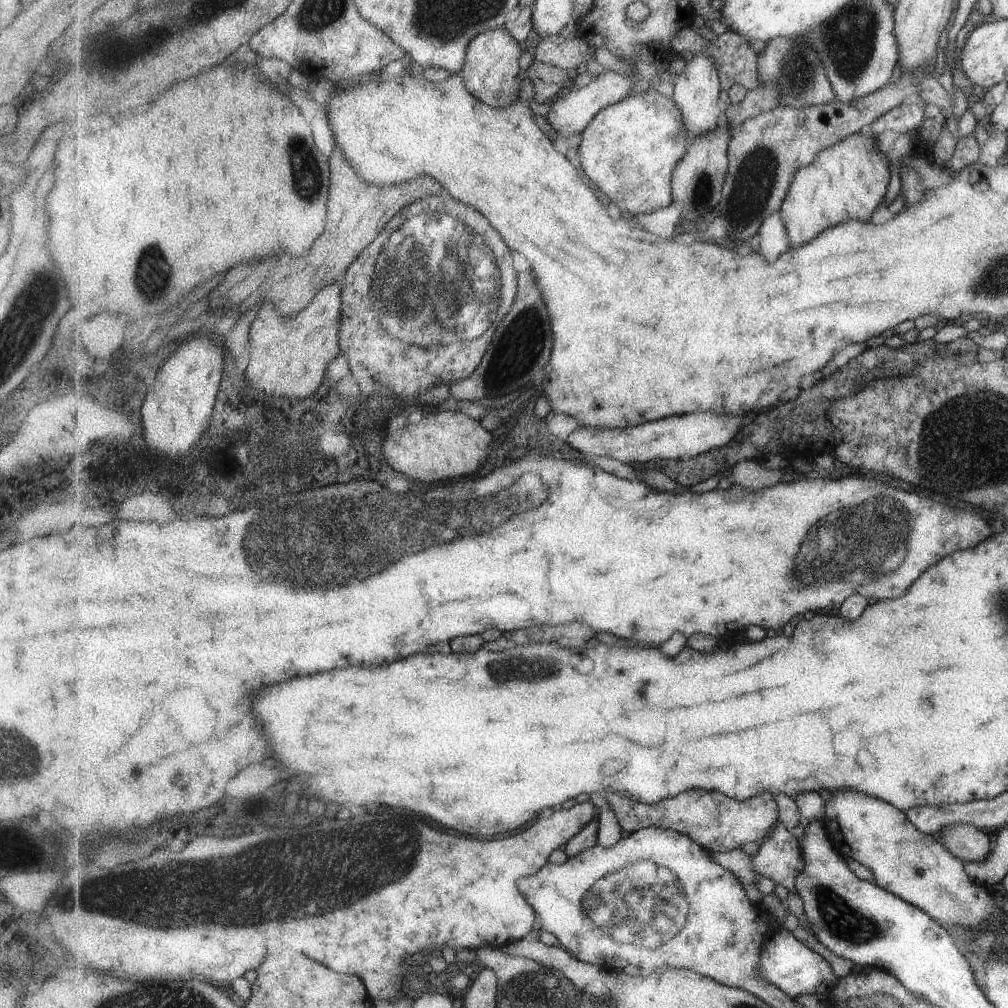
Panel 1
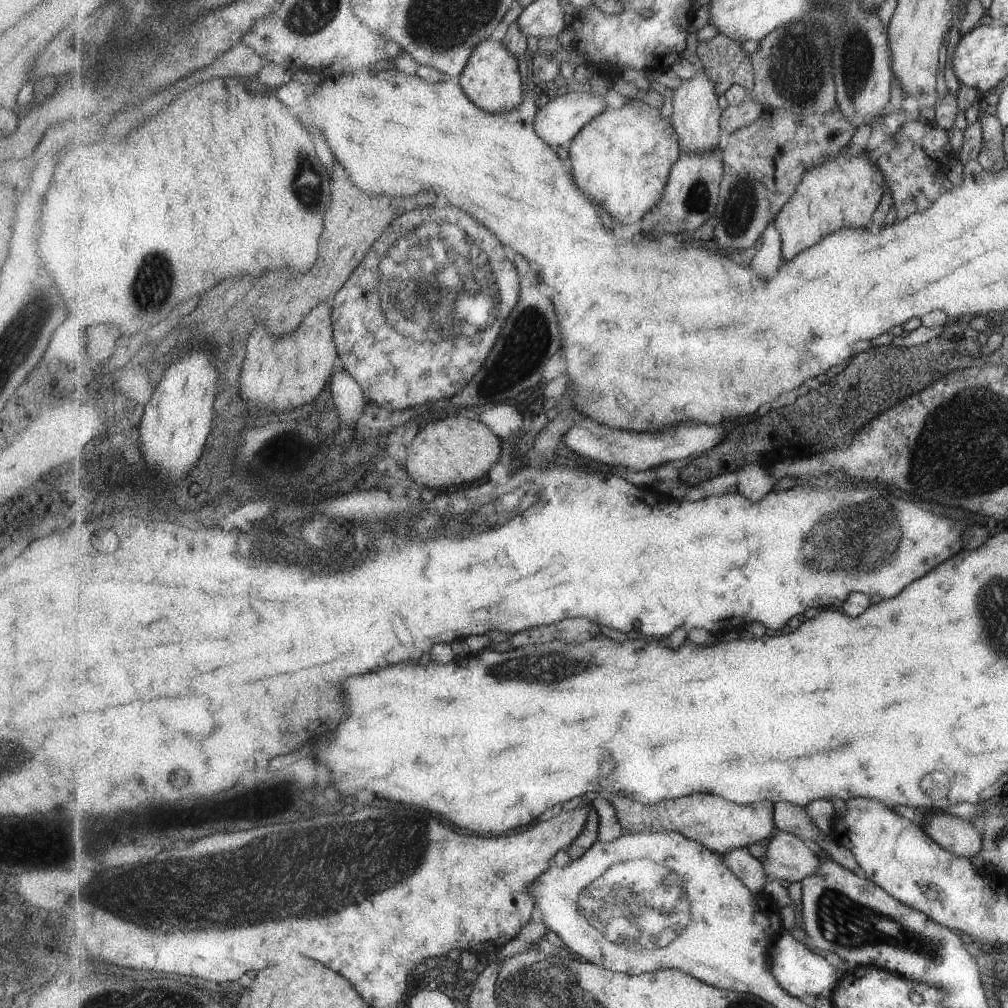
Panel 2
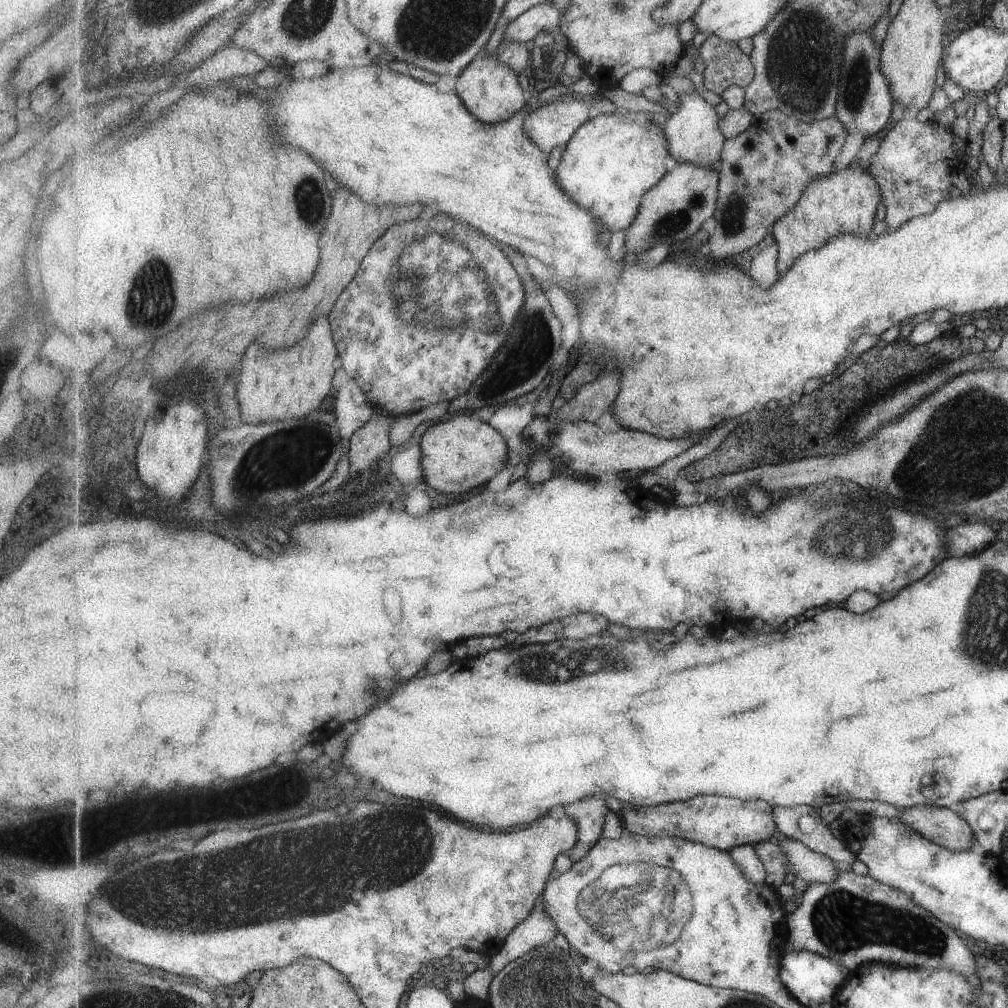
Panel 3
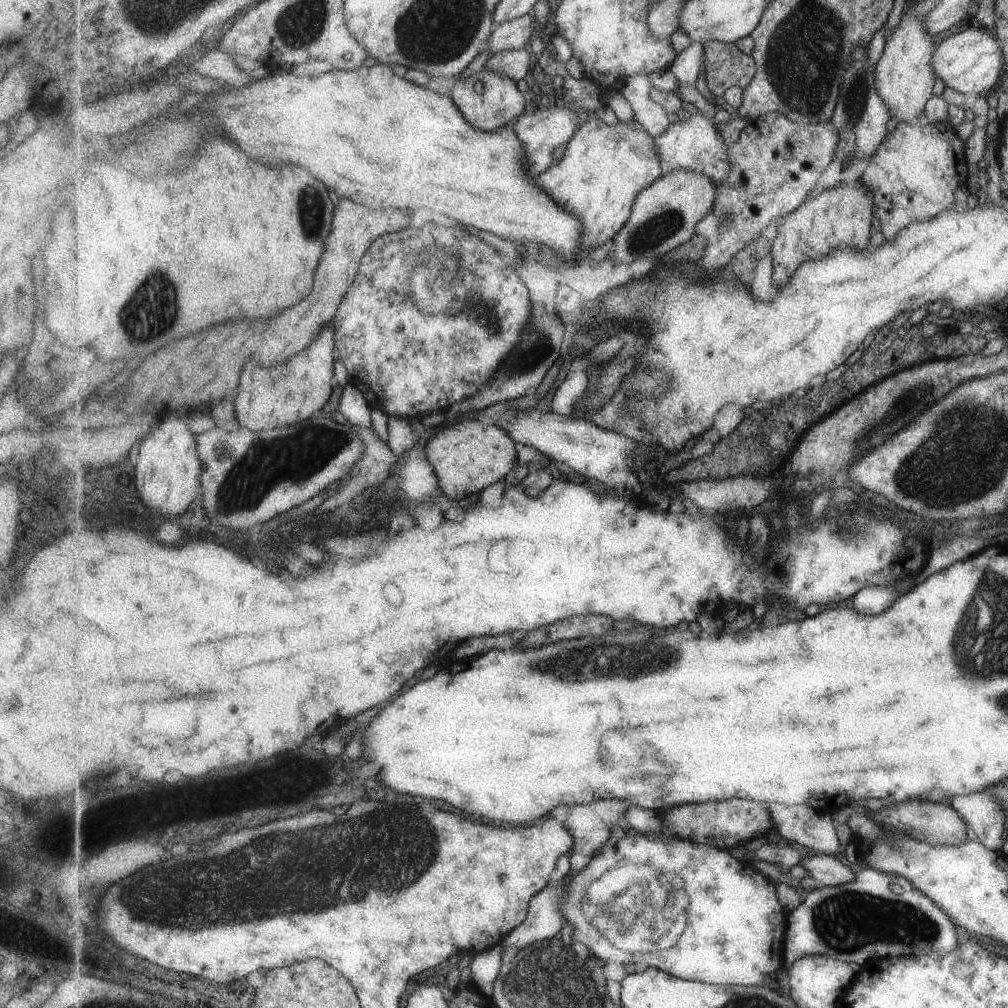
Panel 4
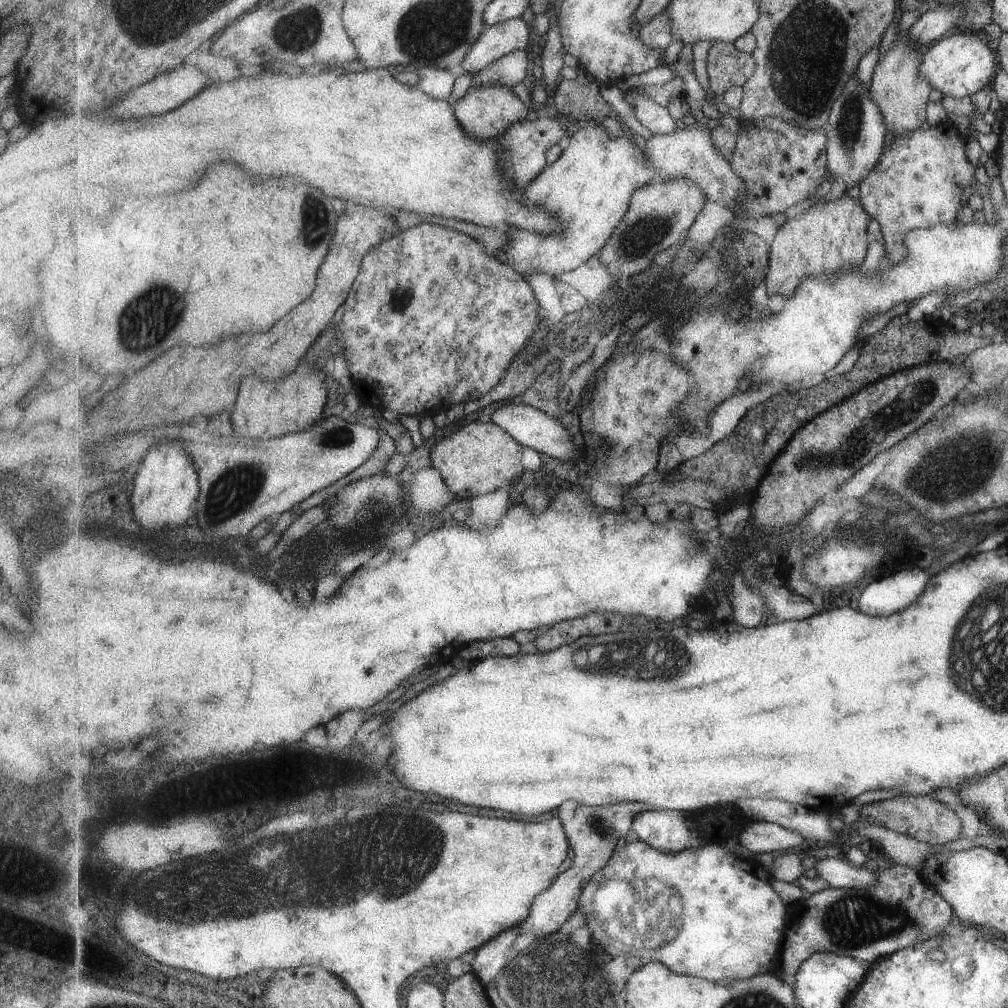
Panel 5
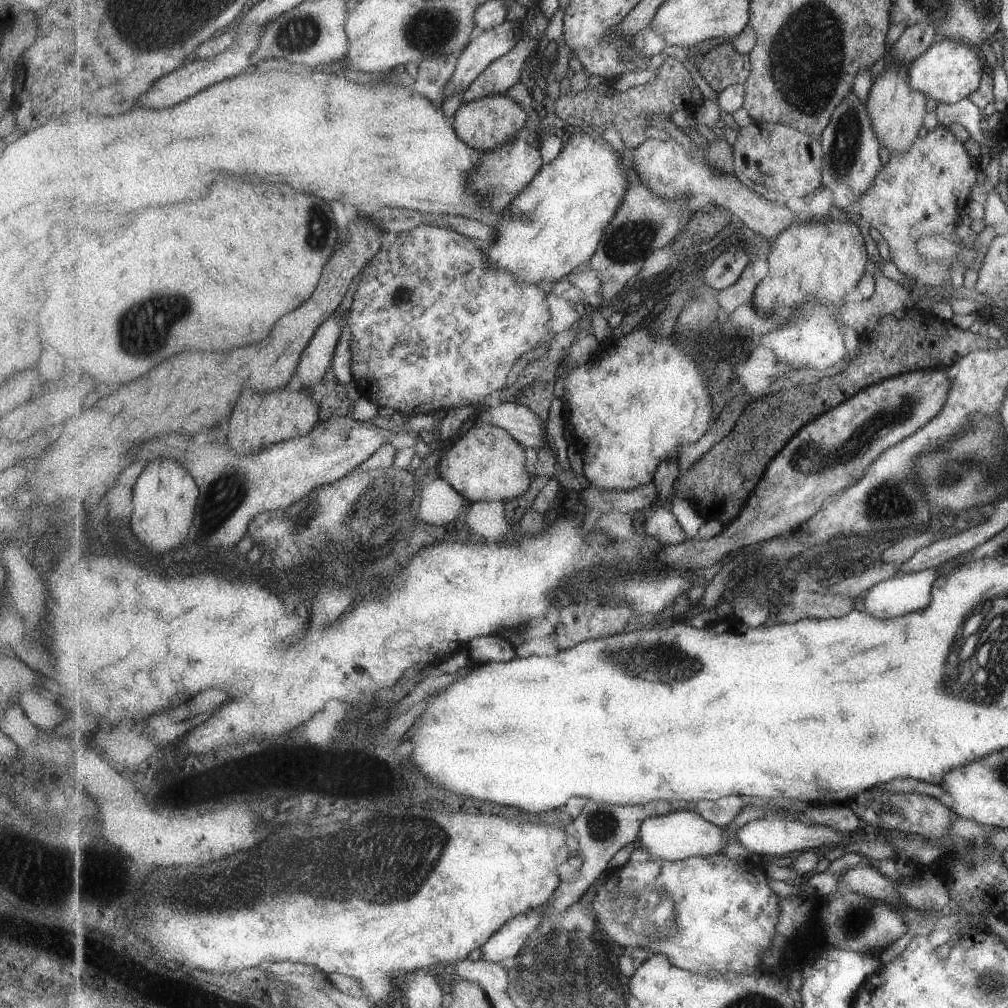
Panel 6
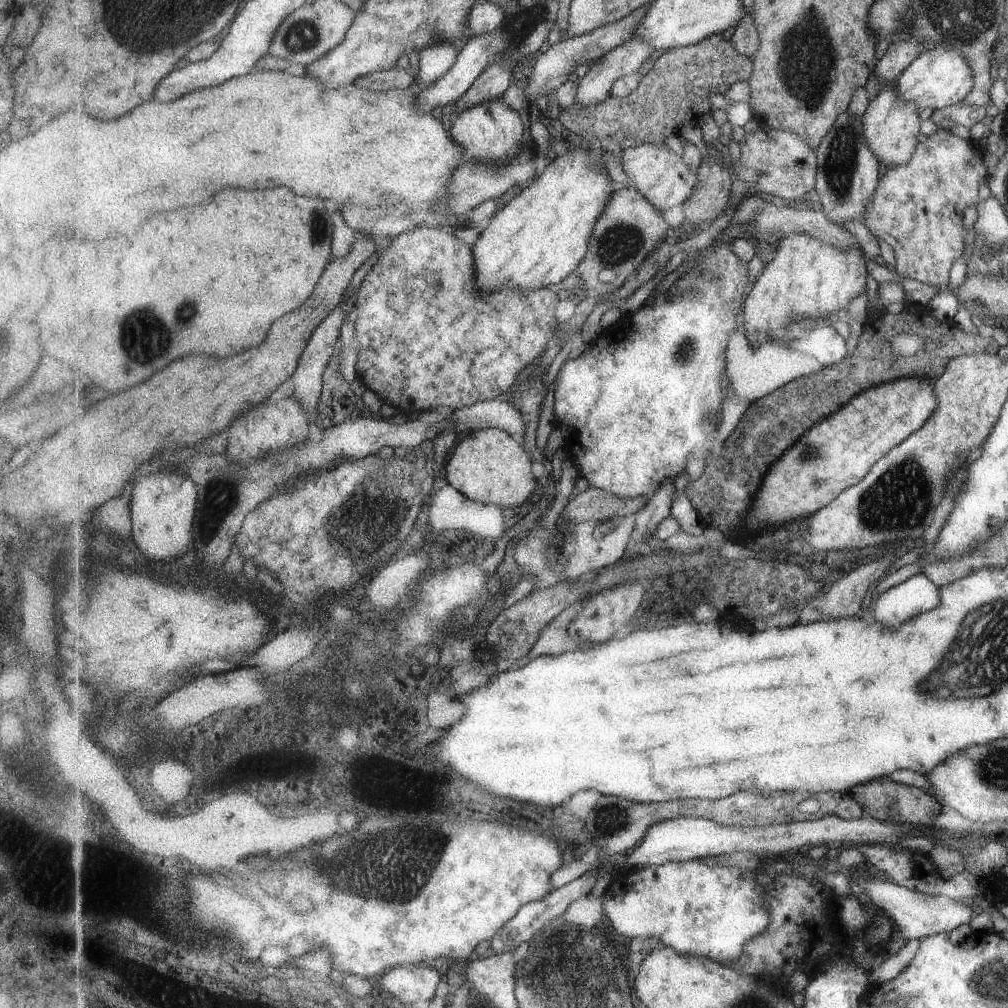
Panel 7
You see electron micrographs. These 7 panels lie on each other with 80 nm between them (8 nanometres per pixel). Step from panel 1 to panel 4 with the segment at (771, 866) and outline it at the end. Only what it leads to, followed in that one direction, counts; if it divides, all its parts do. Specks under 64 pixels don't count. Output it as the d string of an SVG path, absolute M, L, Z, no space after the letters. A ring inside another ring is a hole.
M811 854L803 858L799 865L819 886L840 886L855 880L857 876L857 873L855 874L849 866L845 866L837 856L827 854Z

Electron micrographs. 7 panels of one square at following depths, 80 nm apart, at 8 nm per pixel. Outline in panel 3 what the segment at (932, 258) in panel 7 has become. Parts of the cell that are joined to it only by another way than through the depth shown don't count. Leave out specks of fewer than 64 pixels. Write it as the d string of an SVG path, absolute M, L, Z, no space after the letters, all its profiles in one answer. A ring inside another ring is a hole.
M906 116L893 125L878 146L868 169L877 180L880 202L885 205L886 229L897 229L910 219L929 215L950 198L949 170L962 170L963 156L955 154L953 136L947 128L934 120L923 123Z

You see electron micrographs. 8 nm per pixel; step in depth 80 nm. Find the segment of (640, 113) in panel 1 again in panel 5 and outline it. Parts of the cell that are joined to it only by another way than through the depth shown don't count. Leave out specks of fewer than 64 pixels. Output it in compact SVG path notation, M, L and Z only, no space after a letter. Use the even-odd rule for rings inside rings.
M586 123L570 138L569 146L551 166L547 166L527 187L523 195L523 204L545 208L549 214L557 216L561 220L563 232L559 236L551 234L537 234L537 232L525 232L517 228L505 228L511 236L511 244L507 244L505 250L496 255L503 262L513 266L517 272L525 276L537 272L545 272L552 276L575 270L578 266L602 252L613 232L617 230L619 222L627 214L631 200L637 190L652 182L657 176L653 162L647 156L644 141L635 132L623 131L618 138L613 138L601 124Z

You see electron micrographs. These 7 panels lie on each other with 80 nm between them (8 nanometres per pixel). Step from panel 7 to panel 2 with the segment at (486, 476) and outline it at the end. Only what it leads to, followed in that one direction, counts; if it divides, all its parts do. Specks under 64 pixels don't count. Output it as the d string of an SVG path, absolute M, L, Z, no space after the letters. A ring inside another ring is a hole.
M457 414L426 423L418 428L414 439L406 447L407 462L403 466L403 474L411 479L416 487L426 486L431 490L441 490L448 489L453 484L475 483L475 480L485 477L493 465L501 462L503 444L487 424Z

